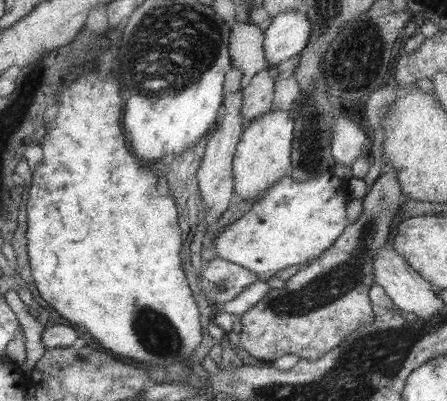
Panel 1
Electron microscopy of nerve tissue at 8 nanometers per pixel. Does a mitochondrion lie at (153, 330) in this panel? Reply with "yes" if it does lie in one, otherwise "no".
yes

